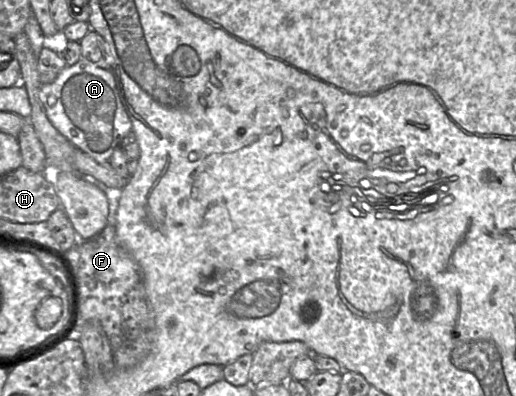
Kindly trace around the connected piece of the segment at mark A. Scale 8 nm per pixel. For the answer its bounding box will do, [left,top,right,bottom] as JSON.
[39,58,133,162]

